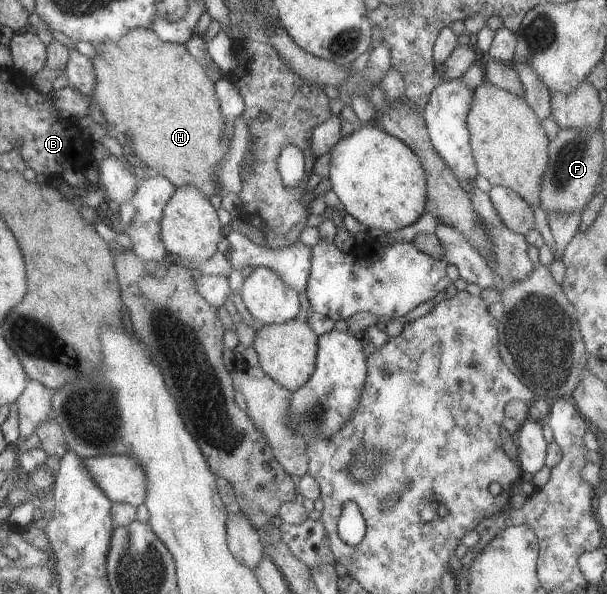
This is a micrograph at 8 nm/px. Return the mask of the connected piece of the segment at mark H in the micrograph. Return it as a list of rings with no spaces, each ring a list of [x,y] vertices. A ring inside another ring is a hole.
[[[144,27],[130,29],[130,31],[128,31],[124,37],[120,37],[118,41],[104,41],[104,43],[94,43],[93,46],[96,53],[93,57],[90,57],[90,61],[92,61],[92,65],[94,65],[96,85],[94,85],[92,99],[96,101],[98,107],[102,109],[104,122],[114,124],[117,129],[121,129],[127,134],[128,144],[132,147],[133,153],[143,161],[153,174],[166,177],[176,188],[190,185],[190,187],[194,187],[194,189],[199,189],[207,198],[218,194],[218,183],[214,181],[214,169],[216,169],[216,167],[220,165],[220,161],[228,155],[231,143],[230,135],[224,131],[226,119],[224,119],[224,115],[222,115],[220,101],[214,91],[215,79],[210,75],[205,66],[188,52],[186,44],[162,41],[152,29]]]

